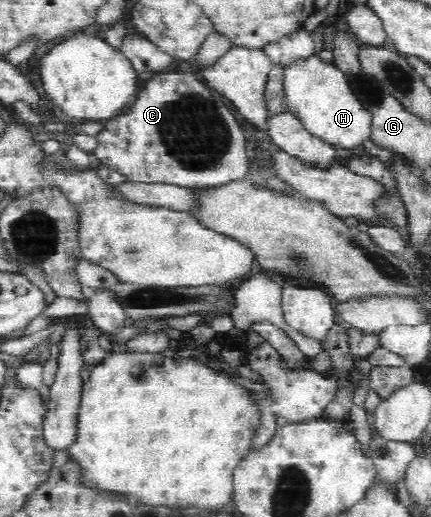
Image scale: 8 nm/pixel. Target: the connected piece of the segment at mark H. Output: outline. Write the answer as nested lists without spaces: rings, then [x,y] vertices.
[[[316,54],[310,57],[299,59],[284,67],[284,89],[289,102],[289,111],[295,113],[310,130],[310,133],[317,135],[340,148],[355,148],[362,145],[366,139],[371,139],[373,124],[373,113],[370,113],[356,90],[350,85],[349,77],[334,63],[323,62]]]

